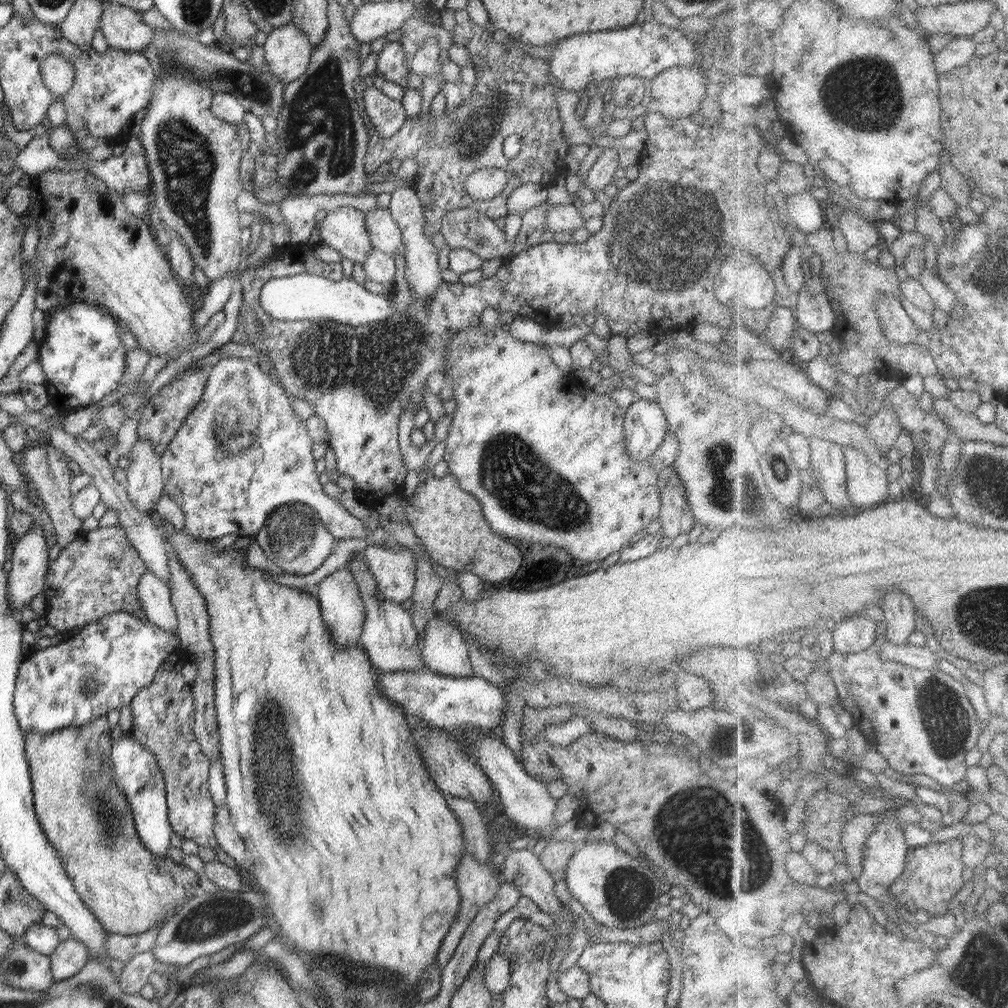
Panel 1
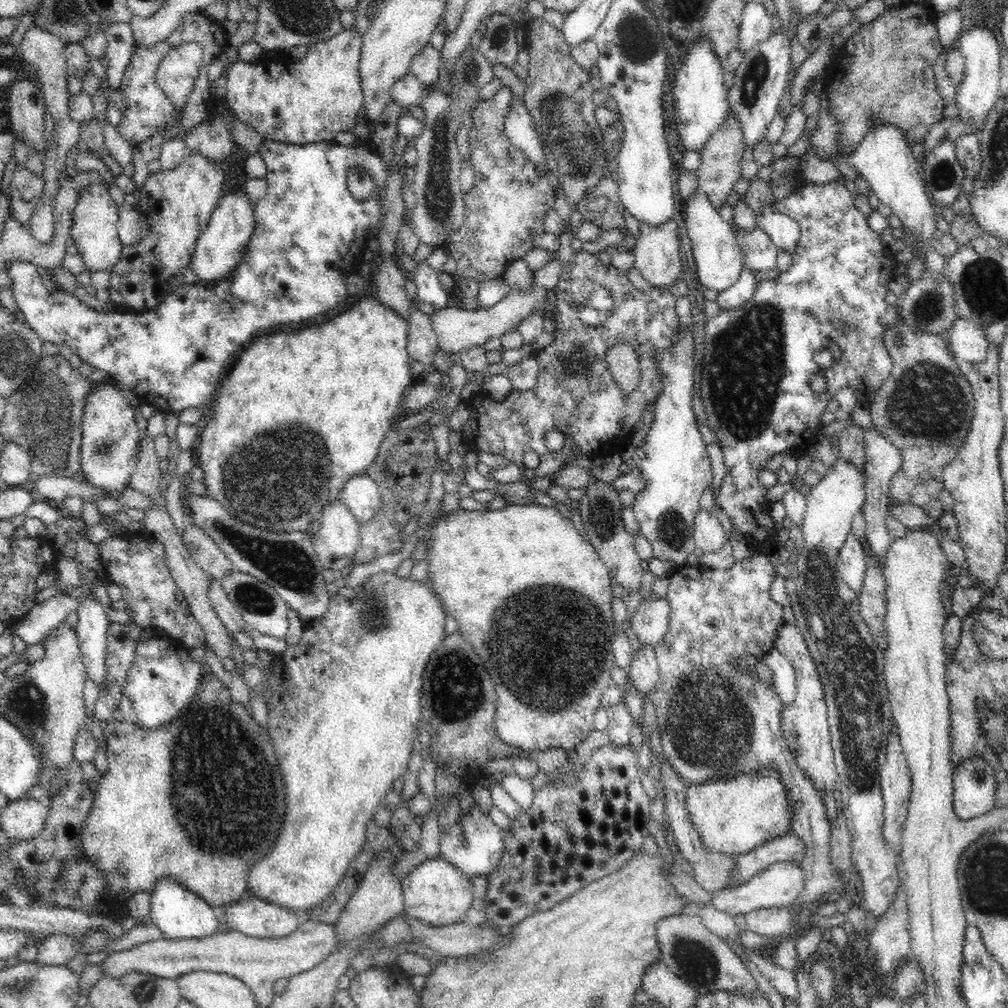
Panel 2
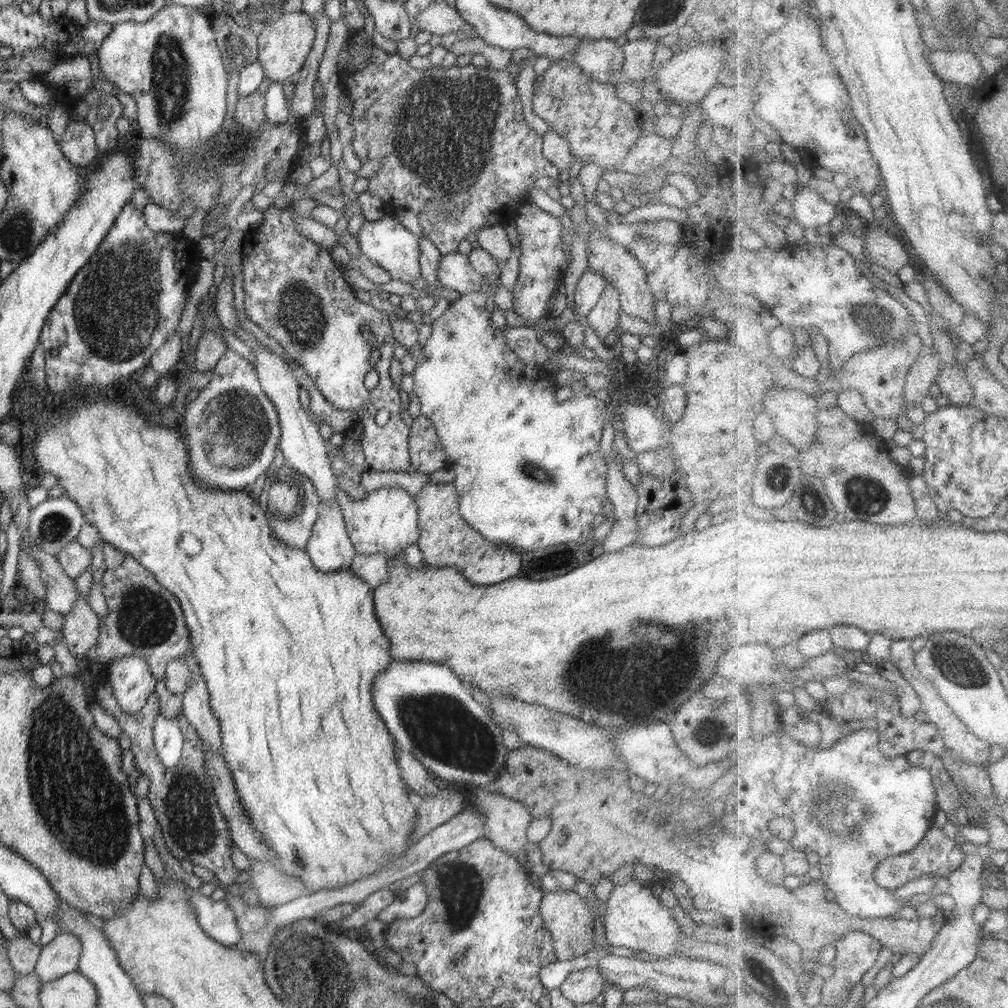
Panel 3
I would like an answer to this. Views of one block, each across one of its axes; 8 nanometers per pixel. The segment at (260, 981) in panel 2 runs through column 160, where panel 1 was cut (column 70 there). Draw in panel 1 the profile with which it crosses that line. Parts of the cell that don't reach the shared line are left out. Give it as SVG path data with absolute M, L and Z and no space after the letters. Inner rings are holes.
M75 939L64 940L49 956L51 971L56 981L63 981L74 976L83 966L88 964L89 951L82 942Z

